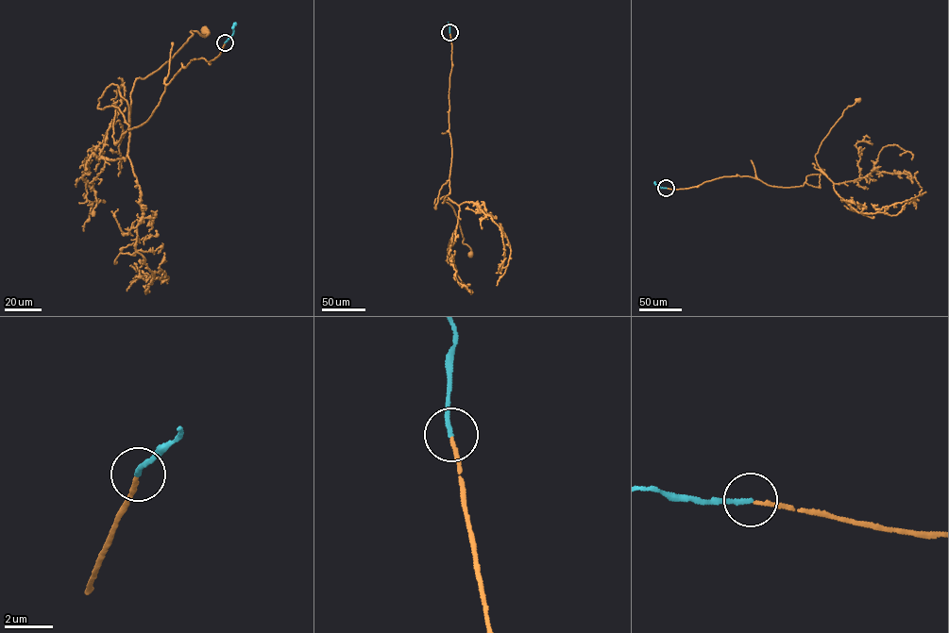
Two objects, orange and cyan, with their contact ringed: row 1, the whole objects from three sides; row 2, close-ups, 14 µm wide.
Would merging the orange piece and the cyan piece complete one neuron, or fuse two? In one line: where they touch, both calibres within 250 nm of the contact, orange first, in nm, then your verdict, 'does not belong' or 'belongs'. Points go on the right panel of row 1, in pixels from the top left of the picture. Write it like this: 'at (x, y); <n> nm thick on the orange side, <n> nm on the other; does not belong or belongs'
at (666, 188); 140 nm thick on the orange side, 200 nm on the other; belongs

